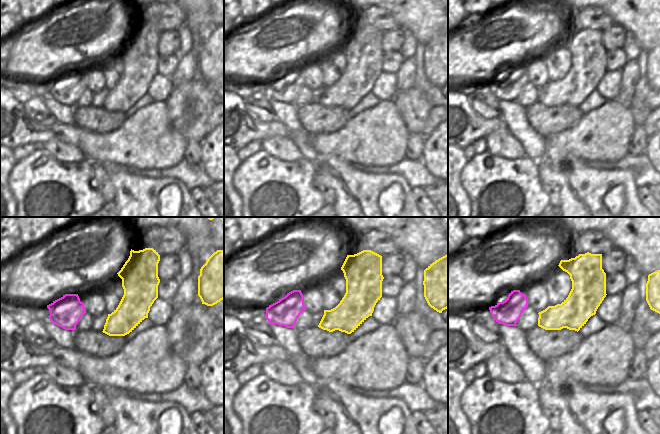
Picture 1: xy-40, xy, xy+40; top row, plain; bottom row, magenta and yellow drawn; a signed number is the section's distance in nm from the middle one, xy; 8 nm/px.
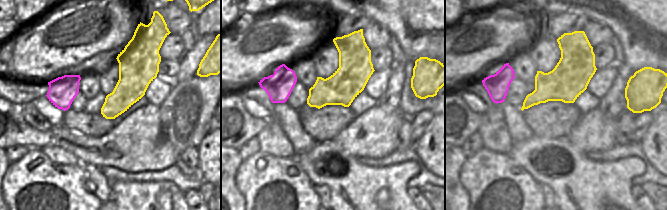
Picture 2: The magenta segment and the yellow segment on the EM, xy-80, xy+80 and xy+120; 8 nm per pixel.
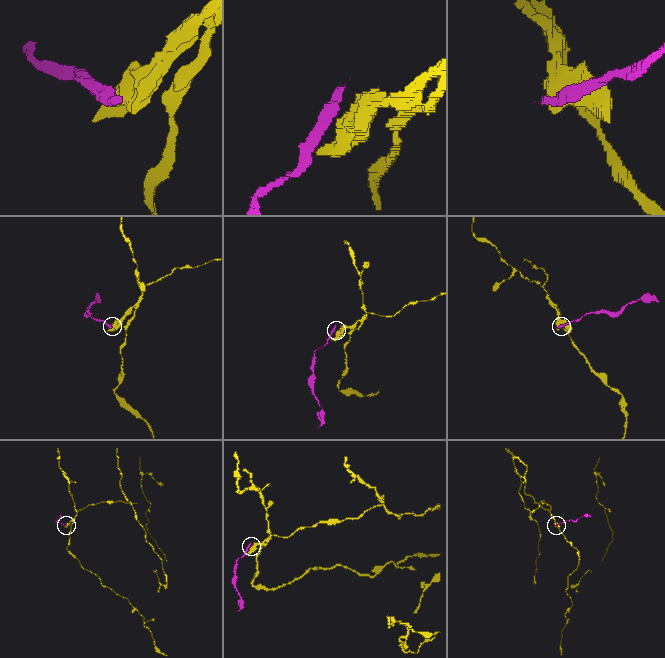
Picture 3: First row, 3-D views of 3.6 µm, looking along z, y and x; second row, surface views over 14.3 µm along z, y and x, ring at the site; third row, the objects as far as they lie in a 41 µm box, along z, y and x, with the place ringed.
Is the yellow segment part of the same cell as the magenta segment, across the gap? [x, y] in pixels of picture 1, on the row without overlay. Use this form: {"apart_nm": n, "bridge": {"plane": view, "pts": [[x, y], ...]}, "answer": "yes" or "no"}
{"apart_nm": 100, "bridge": {"plane": "xy+40", "pts": [[527, 82], [538, 89]]}, "answer": "no"}

